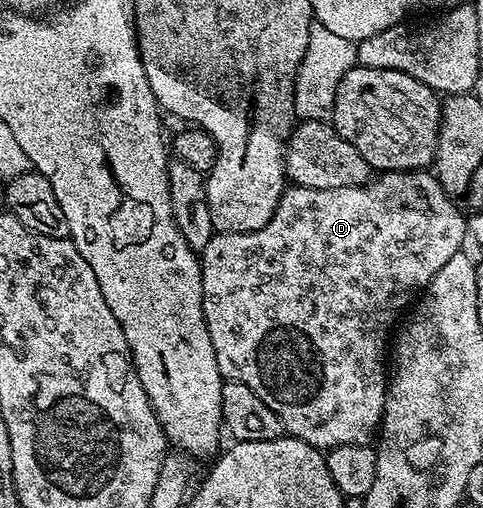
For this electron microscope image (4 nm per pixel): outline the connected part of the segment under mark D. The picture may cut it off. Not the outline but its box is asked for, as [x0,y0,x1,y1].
[199,170,467,450]

